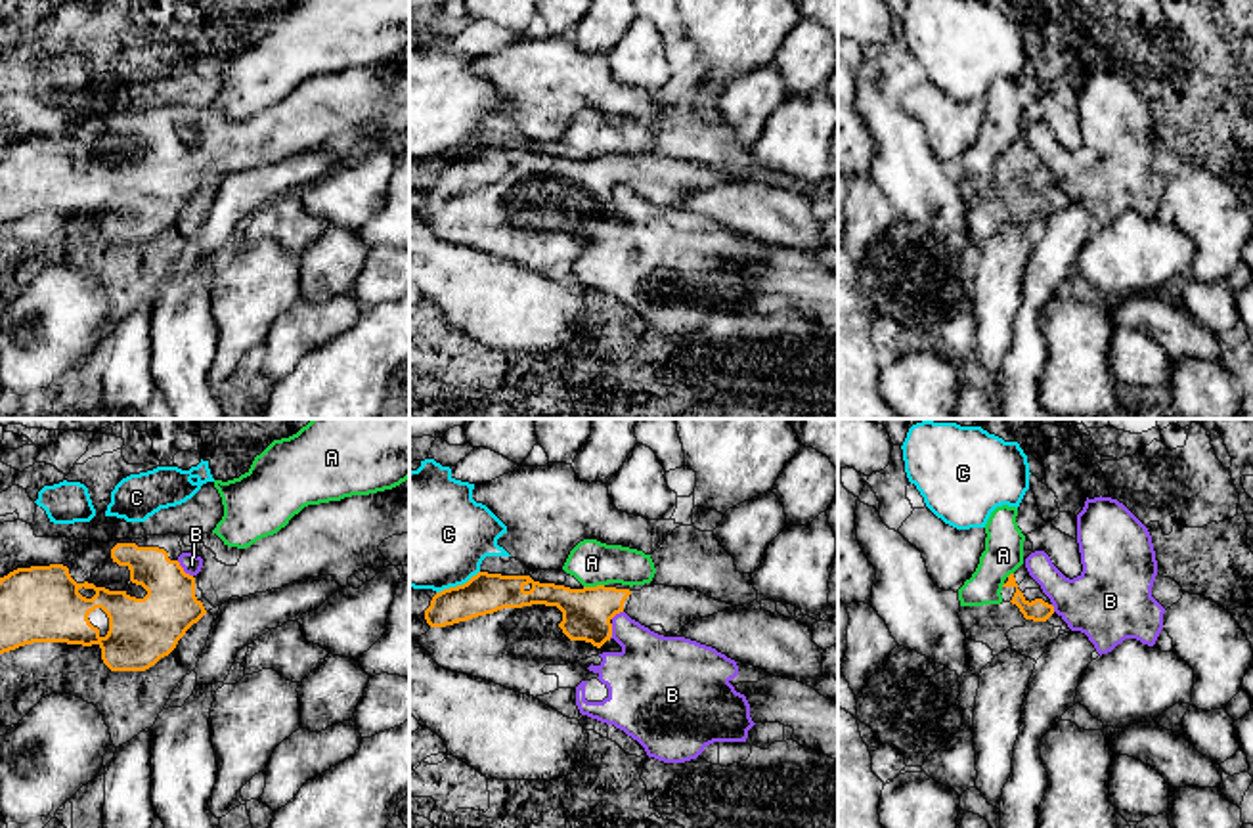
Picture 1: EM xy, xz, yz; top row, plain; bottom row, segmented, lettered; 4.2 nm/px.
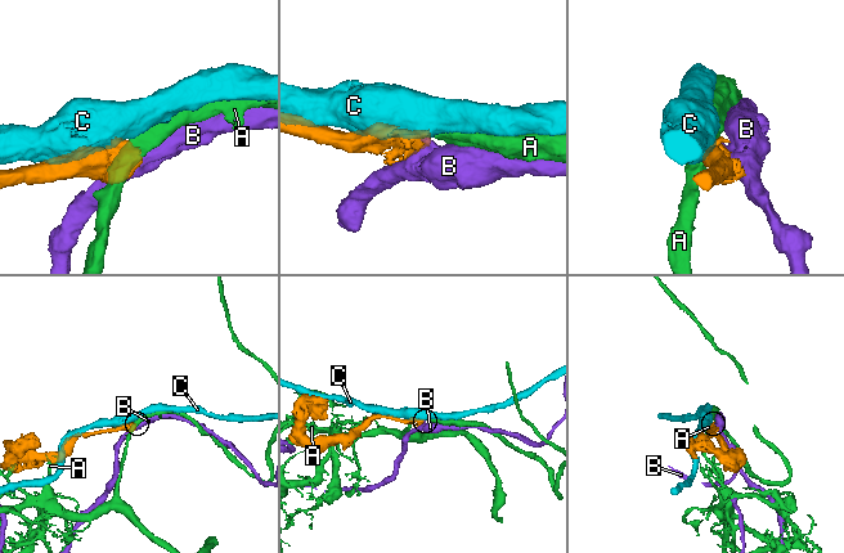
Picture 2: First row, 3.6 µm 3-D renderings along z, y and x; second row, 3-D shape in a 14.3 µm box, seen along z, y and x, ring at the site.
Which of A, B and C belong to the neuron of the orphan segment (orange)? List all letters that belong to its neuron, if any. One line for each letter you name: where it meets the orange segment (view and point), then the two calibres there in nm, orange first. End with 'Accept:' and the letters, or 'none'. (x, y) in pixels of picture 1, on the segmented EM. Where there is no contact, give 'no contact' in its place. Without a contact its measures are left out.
Accept: none

